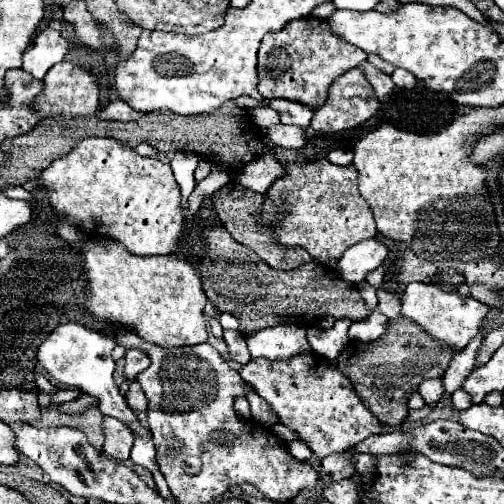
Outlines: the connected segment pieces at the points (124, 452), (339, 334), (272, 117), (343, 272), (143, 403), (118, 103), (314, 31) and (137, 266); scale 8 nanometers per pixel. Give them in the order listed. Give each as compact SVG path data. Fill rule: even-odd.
M104 416L102 434L104 434L103 451L106 455L120 462L130 458L130 450L134 444L134 432L128 424L124 424L118 418Z
M338 320L332 330L322 332L318 328L310 328L308 330L308 340L312 340L312 346L318 354L322 354L324 358L338 358L338 354L344 350L344 346L348 344L348 320Z
M255 107L249 111L250 118L258 127L268 129L274 124L280 124L280 118L276 118L276 112L269 107Z
M372 238L368 242L360 242L360 244L352 246L348 252L344 252L344 256L336 264L336 272L346 282L358 286L366 280L366 276L372 270L376 270L386 260L386 256L388 256L388 248L382 242L378 242L376 238Z
M136 380L132 382L132 386L130 386L130 390L126 392L126 396L124 396L124 398L126 398L128 406L132 408L132 412L134 412L136 416L148 410L148 398L146 398L146 394L144 394L142 386L140 386Z
M112 100L104 108L100 108L100 118L102 120L118 120L118 122L128 122L128 120L138 120L142 112L132 110L124 100Z
M312 16L300 18L284 26L280 34L270 34L262 40L258 50L258 92L264 98L284 98L318 108L326 102L332 82L346 70L356 68L362 60L366 60L366 52L336 38L326 20Z
M82 240L84 272L88 280L86 312L98 320L110 320L162 348L194 346L206 342L206 294L192 264L182 254L134 256L118 242L96 244Z

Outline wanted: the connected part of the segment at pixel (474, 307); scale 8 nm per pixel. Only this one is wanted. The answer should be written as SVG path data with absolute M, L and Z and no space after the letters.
M412 282L406 286L402 296L402 314L416 322L424 332L428 332L434 340L440 340L452 348L452 352L462 350L480 330L480 322L484 322L484 314L488 312L488 306L474 300L474 298L462 298L456 292L444 292L432 284L420 284Z

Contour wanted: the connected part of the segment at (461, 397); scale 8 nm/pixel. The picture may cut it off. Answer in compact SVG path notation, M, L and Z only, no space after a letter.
M456 390L456 392L452 394L452 408L454 408L454 410L464 410L464 408L468 408L468 406L472 406L468 394L464 394L462 390Z

